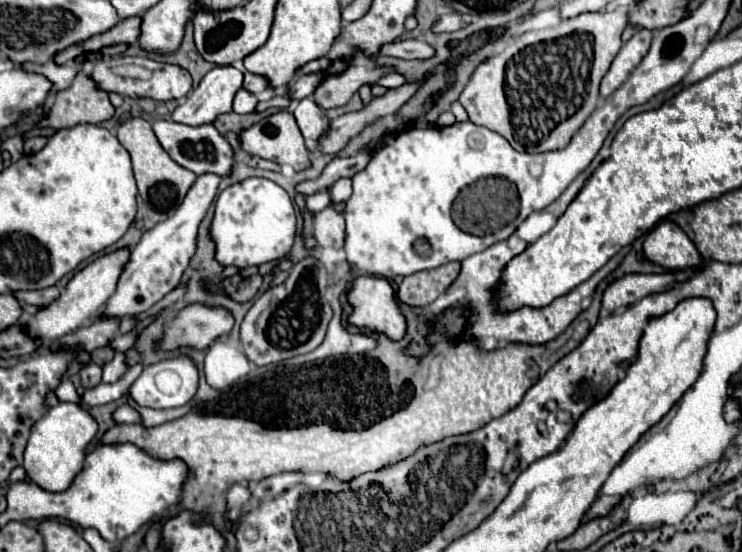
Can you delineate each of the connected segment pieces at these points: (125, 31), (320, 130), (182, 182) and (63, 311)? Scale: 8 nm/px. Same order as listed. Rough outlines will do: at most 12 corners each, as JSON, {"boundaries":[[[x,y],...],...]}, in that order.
{"boundaries":[[[124,18],[112,30],[70,46],[70,62],[86,52],[122,54],[138,42],[140,18]],[[312,98],[298,102],[294,118],[302,136],[316,146],[330,128]],[[150,122],[120,124],[144,204],[176,210],[196,174],[160,146]],[[128,248],[96,258],[28,330],[56,340],[86,326],[114,294]]]}

